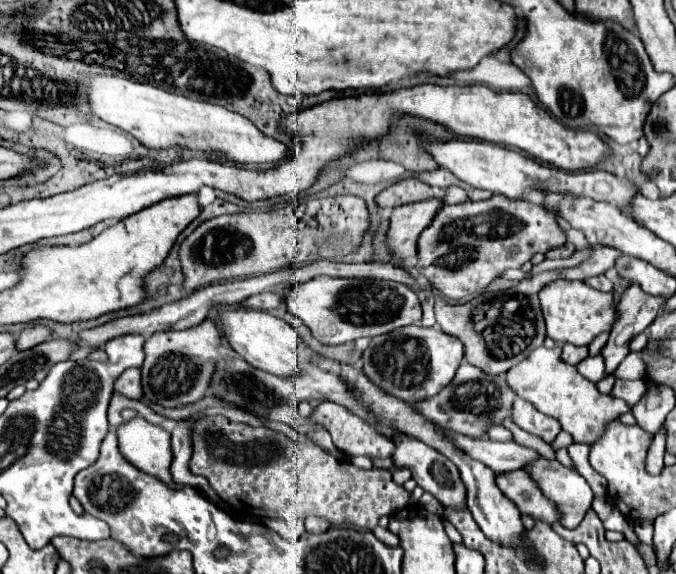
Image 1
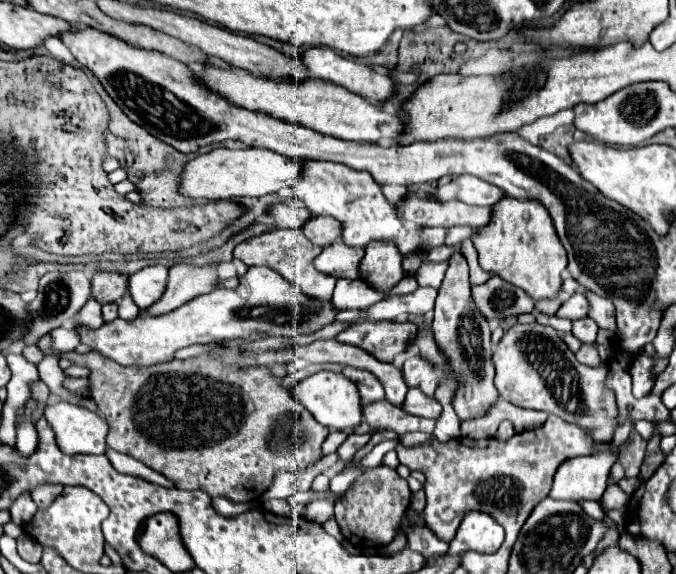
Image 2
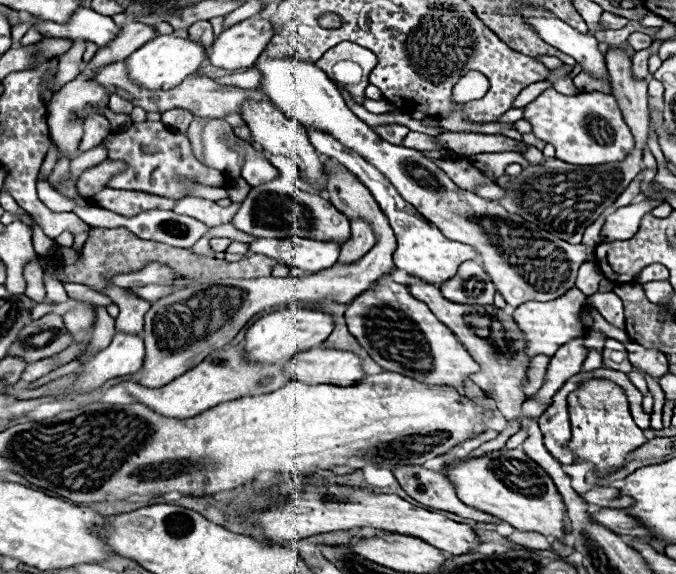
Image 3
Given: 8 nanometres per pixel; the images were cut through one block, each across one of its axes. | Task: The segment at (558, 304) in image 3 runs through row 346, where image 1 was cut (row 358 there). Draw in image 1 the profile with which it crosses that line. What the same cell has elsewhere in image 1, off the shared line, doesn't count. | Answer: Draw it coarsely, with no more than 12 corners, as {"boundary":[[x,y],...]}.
{"boundary":[[540,346],[508,370],[520,398],[594,444],[624,400]]}

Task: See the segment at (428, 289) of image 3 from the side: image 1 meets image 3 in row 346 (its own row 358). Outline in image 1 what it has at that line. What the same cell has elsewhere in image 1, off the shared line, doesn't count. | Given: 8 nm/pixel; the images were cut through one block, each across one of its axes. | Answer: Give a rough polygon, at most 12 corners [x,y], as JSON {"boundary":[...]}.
{"boundary":[[598,246],[558,268],[466,304],[436,298],[436,324],[466,362],[504,374],[544,344],[538,292],[604,274],[620,252]]}

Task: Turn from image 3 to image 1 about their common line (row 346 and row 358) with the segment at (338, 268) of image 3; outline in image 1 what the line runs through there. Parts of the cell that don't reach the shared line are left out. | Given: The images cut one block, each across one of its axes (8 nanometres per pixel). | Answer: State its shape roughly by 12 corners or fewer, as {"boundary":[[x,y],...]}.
{"boundary":[[212,320],[152,334],[144,398],[176,408],[204,398],[222,360]]}

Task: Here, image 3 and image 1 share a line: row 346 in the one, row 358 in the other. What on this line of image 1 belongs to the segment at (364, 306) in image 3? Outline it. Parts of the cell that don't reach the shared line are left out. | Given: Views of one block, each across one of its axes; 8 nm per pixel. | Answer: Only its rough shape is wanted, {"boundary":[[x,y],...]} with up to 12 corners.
{"boundary":[[440,328],[376,336],[364,374],[418,404],[452,382],[464,346]]}

